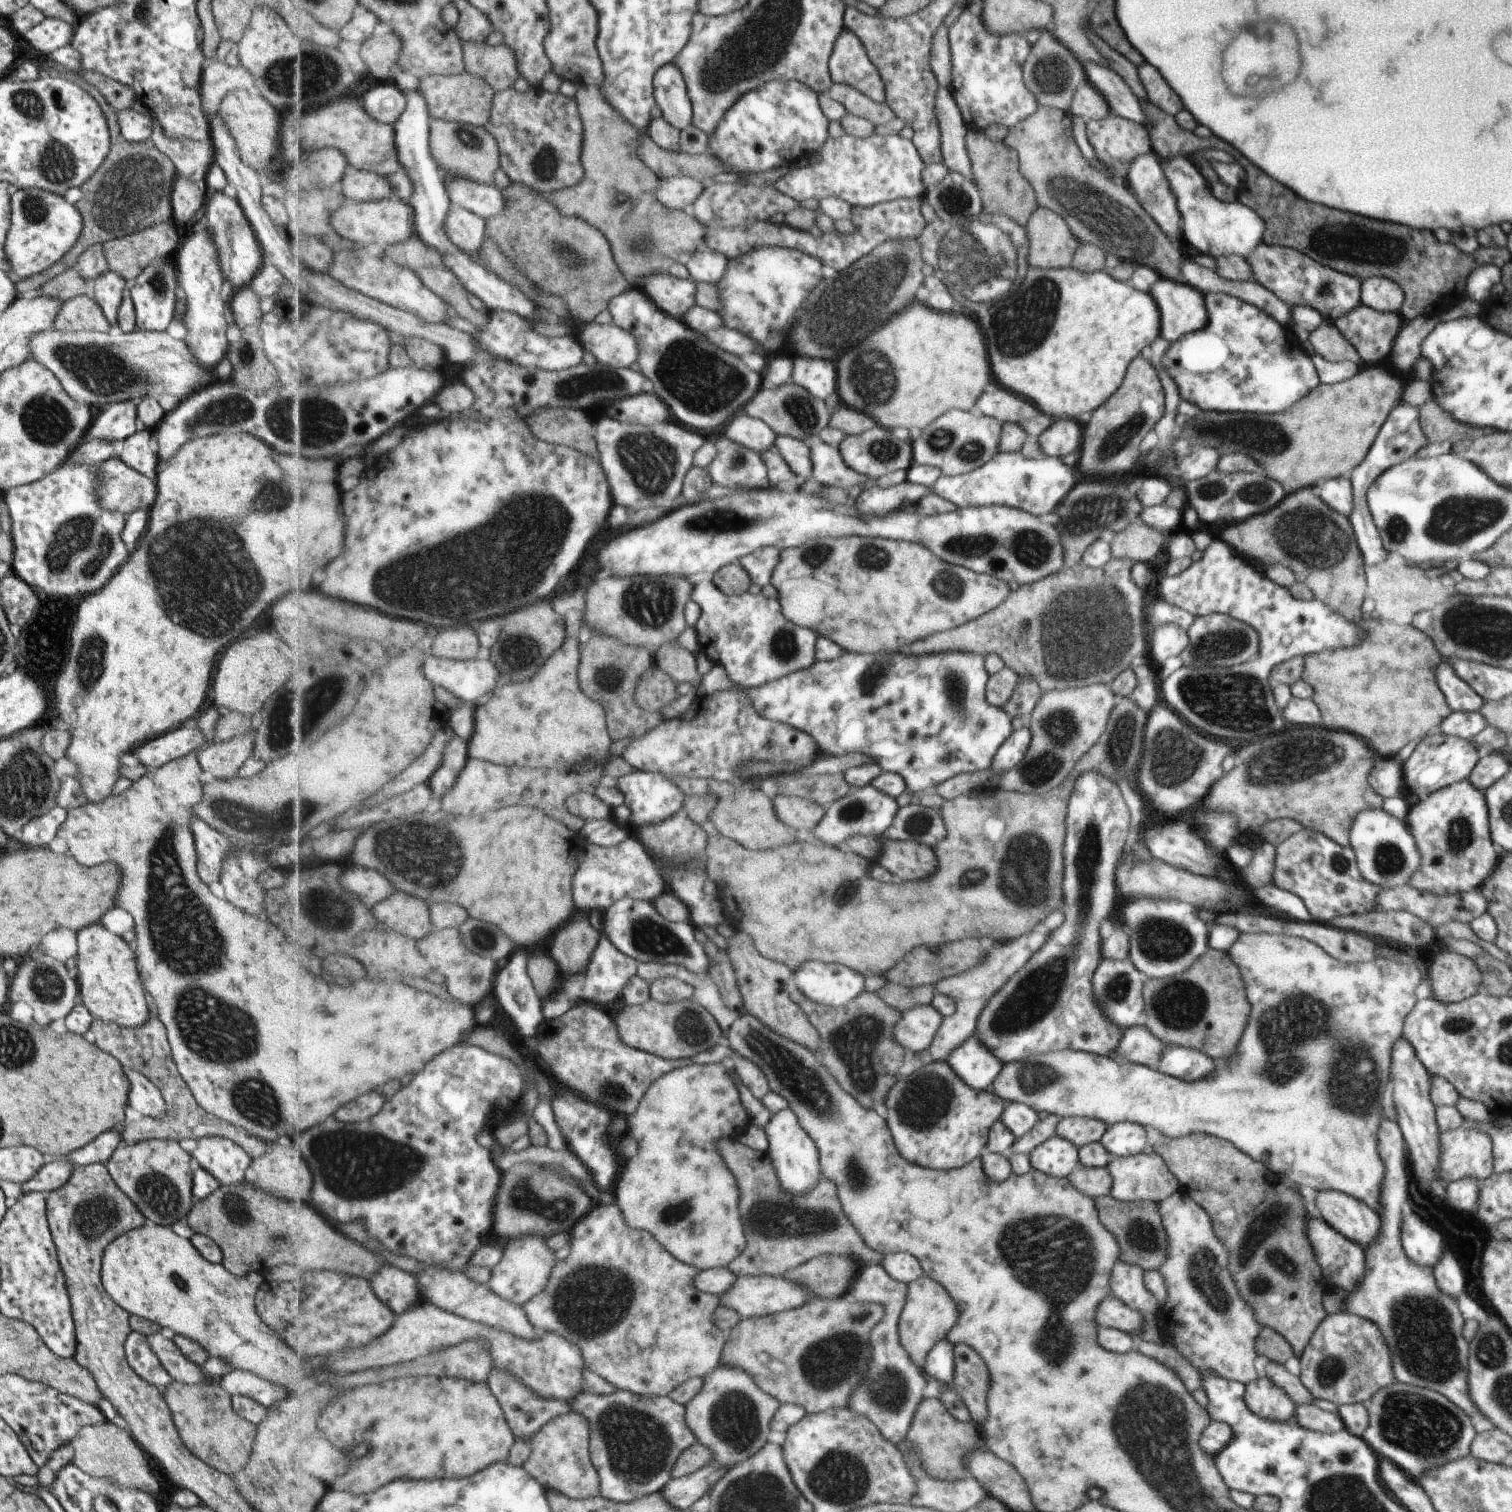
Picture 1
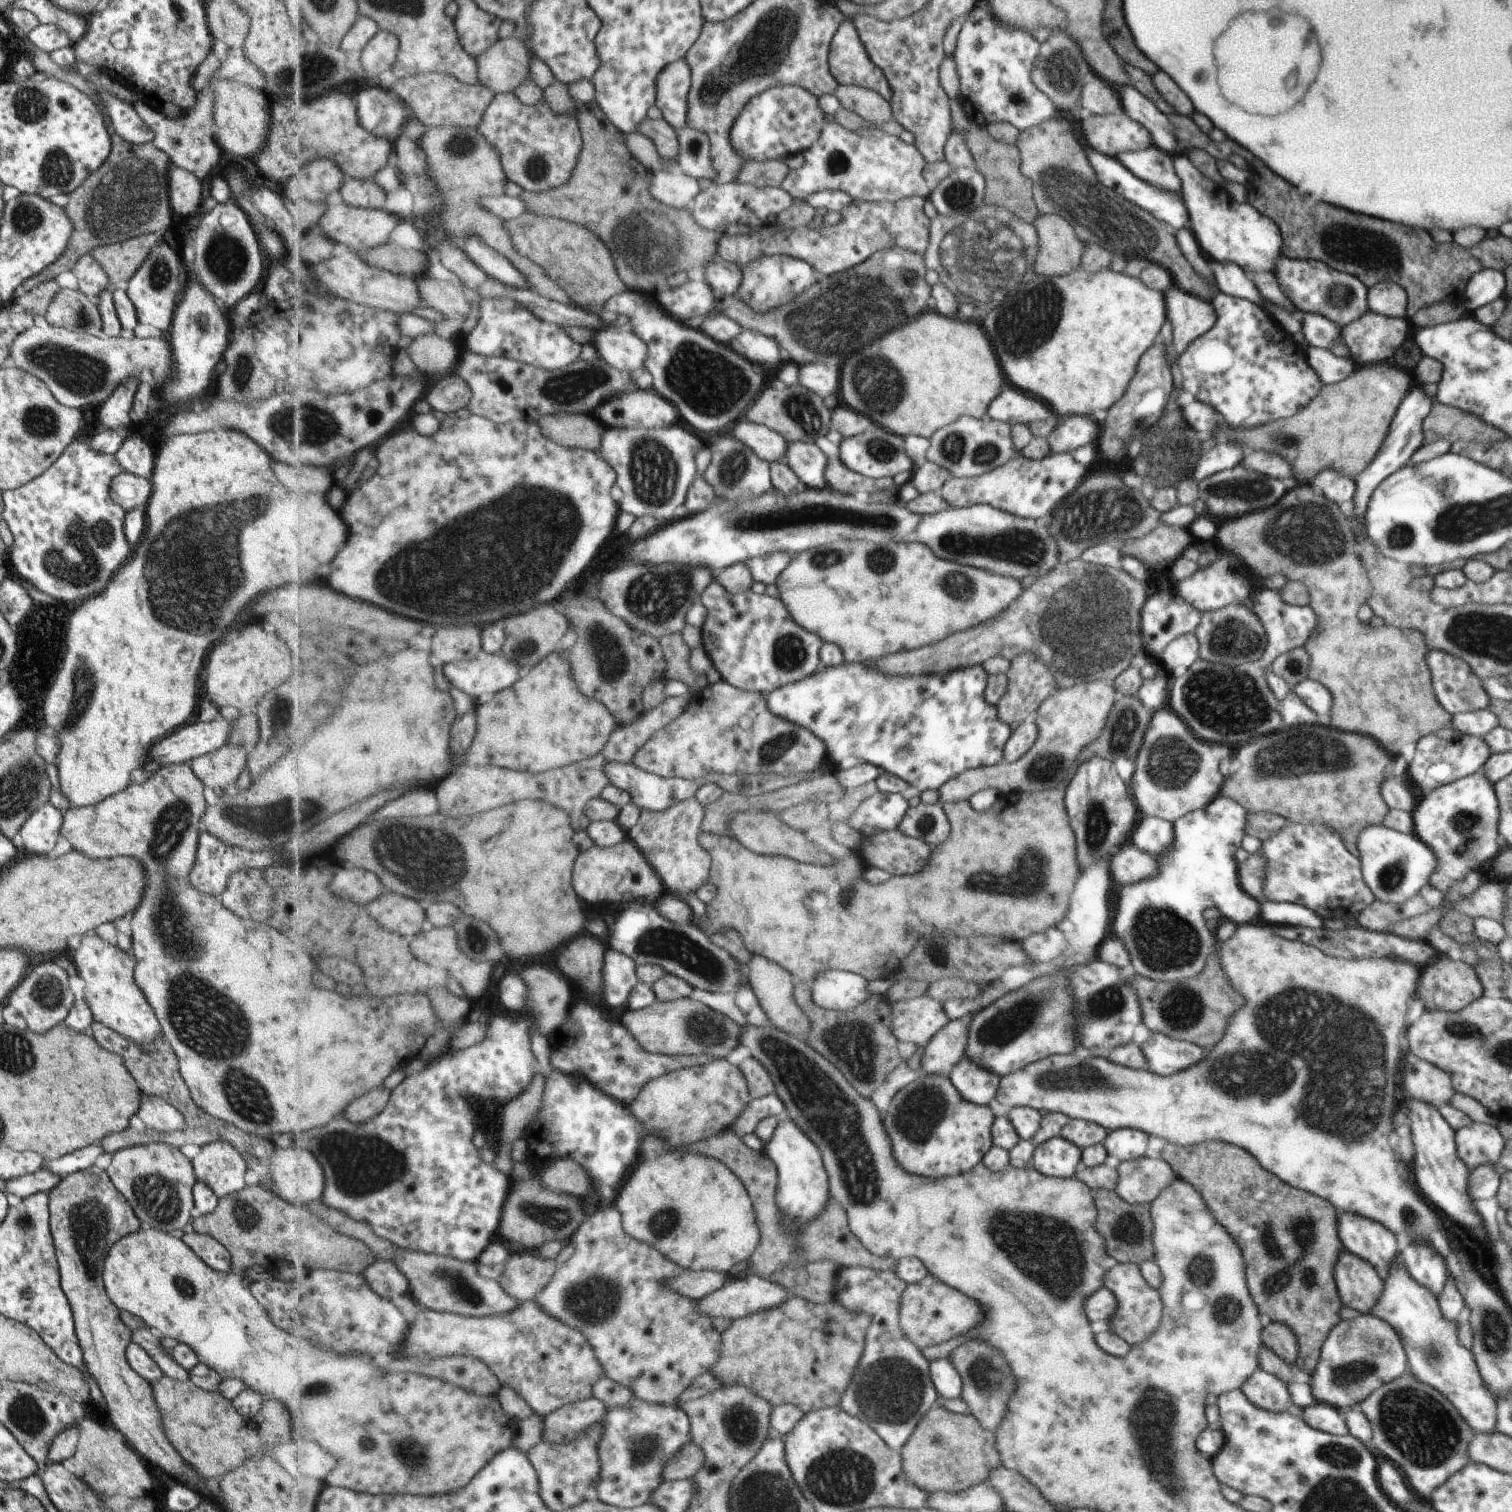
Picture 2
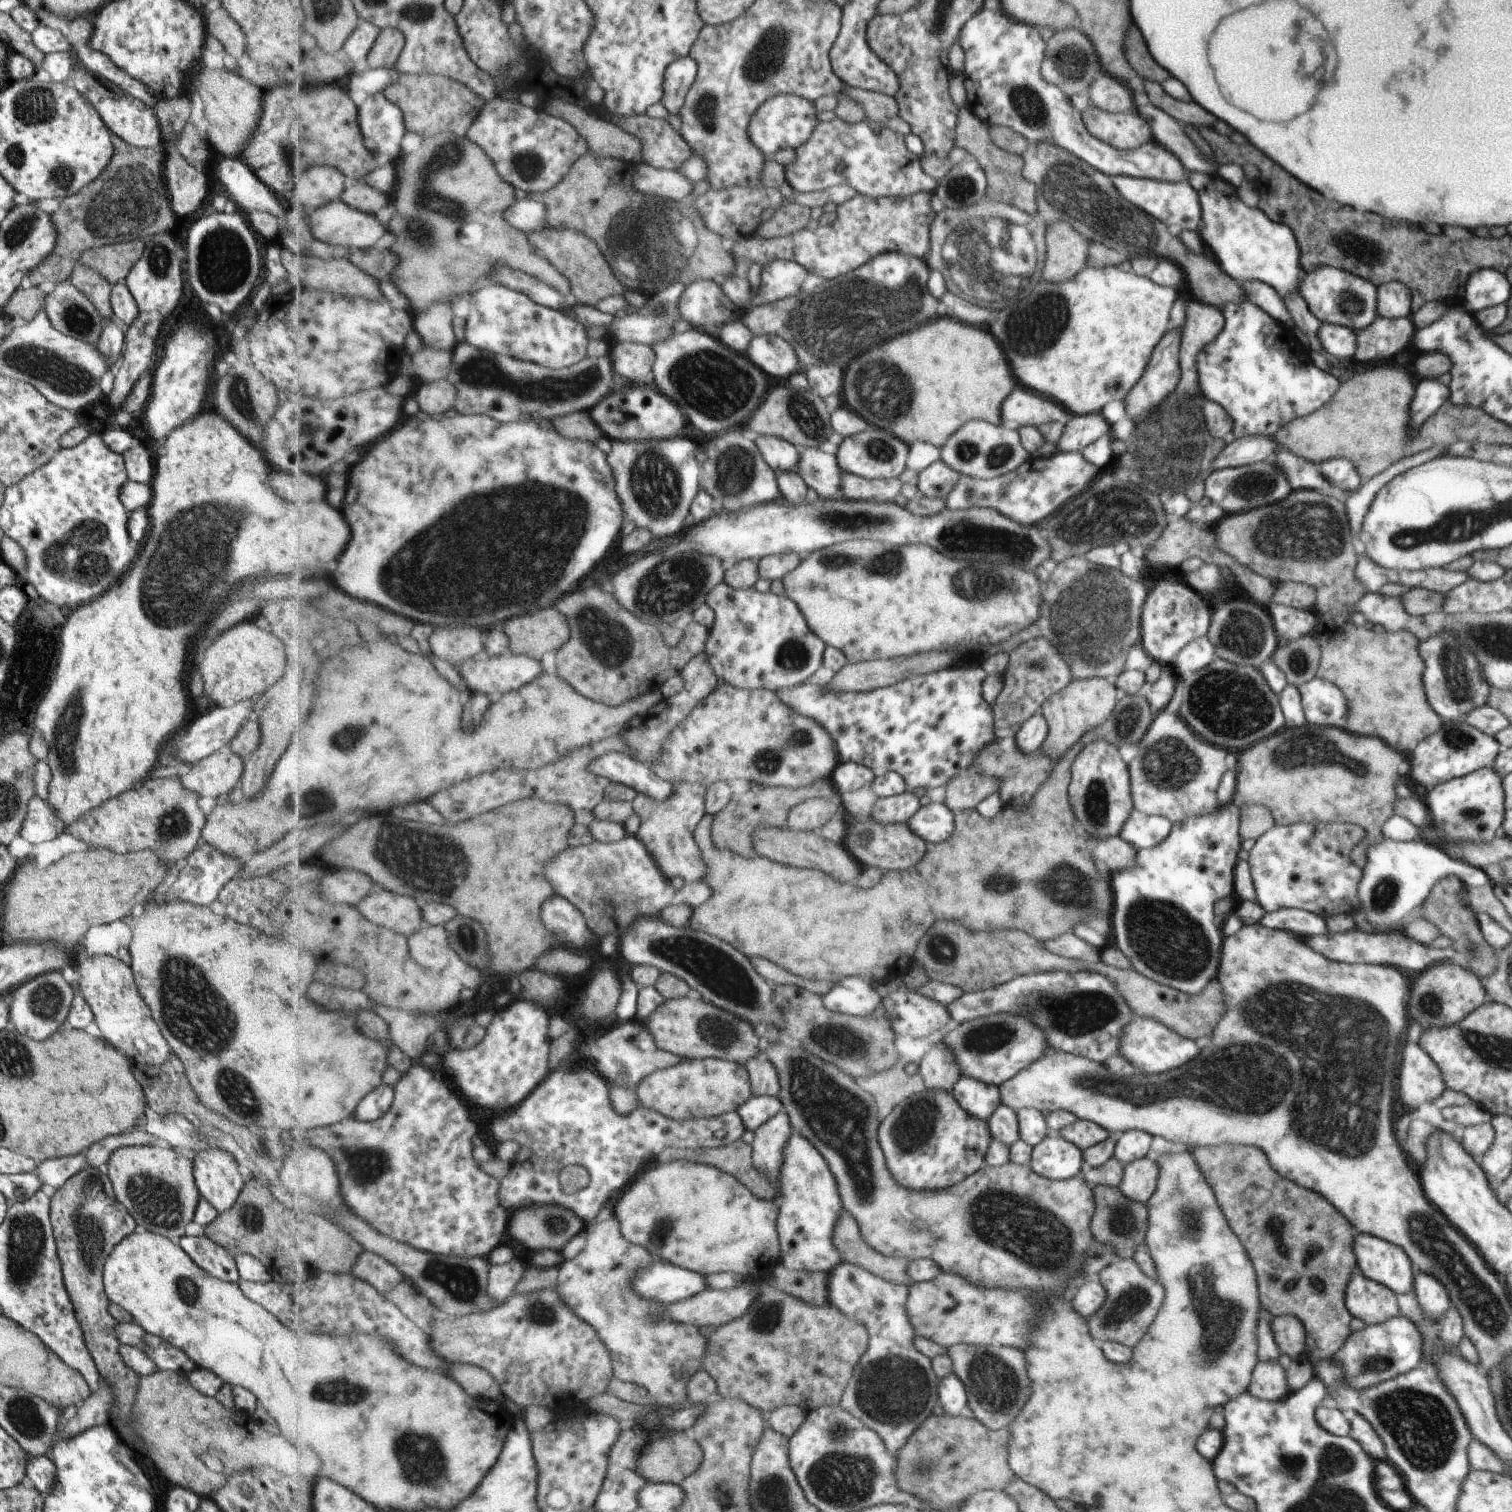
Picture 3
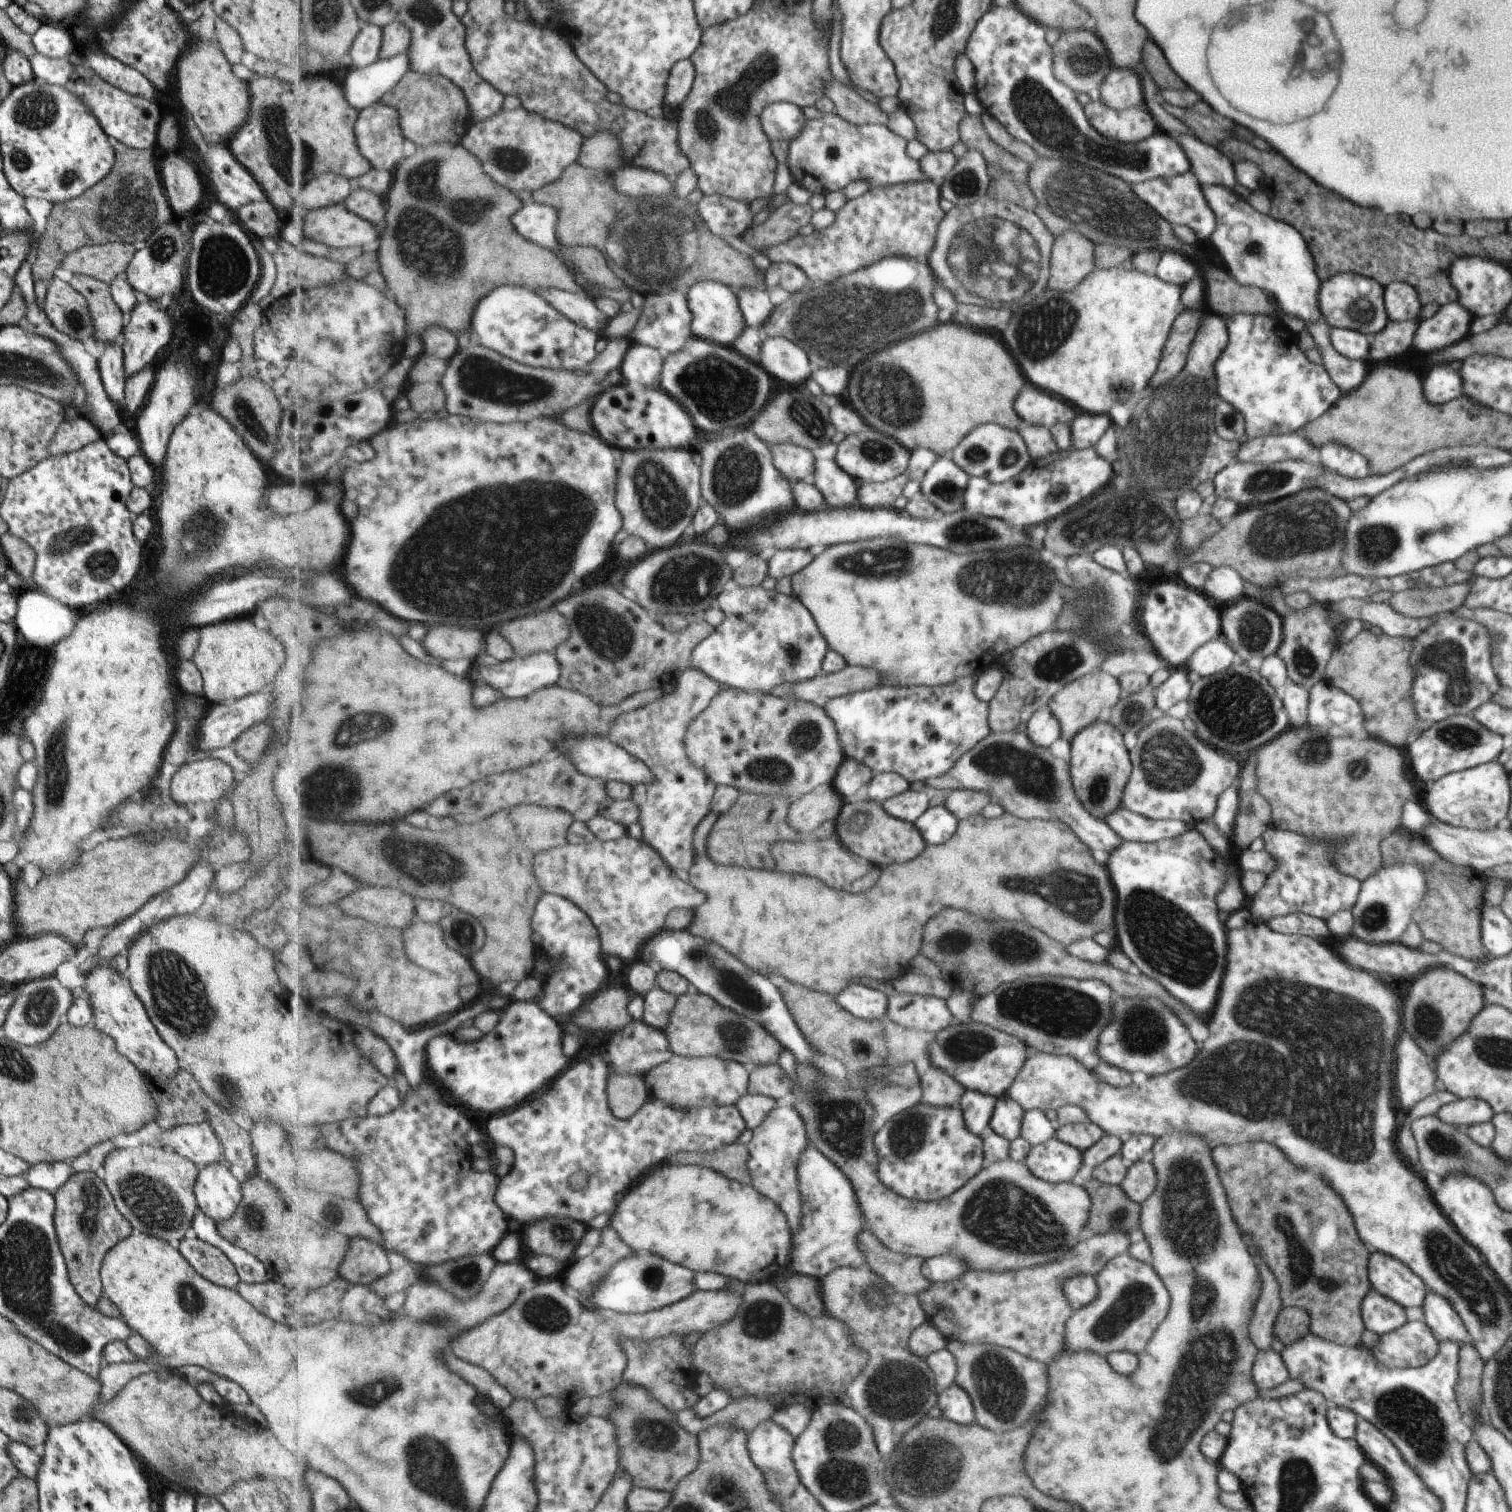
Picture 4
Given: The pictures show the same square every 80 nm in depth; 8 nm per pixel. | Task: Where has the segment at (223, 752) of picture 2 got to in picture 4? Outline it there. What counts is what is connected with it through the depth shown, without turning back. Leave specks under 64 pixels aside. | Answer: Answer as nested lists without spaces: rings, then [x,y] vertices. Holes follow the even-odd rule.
[[[217,758],[185,762],[170,778],[169,798],[181,806],[216,801],[231,794],[236,778],[230,764]]]

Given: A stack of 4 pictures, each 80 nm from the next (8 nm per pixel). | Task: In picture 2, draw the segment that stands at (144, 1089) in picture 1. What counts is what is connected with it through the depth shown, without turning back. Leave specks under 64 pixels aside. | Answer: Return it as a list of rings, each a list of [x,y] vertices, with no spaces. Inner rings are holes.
[[[141,1088],[138,1096],[140,1101],[134,1114],[135,1118],[139,1118],[144,1123],[145,1128],[165,1134],[184,1128],[184,1120],[180,1112],[161,1097],[148,1095],[145,1091],[141,1091]]]

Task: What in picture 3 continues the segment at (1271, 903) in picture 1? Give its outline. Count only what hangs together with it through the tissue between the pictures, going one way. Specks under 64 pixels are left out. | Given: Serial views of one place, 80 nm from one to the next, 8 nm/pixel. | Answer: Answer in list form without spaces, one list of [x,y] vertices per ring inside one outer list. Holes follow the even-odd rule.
[[[1295,908],[1269,912],[1261,918],[1261,924],[1265,924],[1269,929],[1279,928],[1284,932],[1291,932],[1294,936],[1319,936],[1327,931],[1324,918]]]

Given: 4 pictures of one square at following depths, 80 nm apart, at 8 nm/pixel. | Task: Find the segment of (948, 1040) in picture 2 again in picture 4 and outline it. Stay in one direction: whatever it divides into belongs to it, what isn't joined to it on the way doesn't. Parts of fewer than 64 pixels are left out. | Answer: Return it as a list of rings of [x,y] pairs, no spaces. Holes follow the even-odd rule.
[[[931,1065],[921,1073],[921,1078],[922,1084],[918,1094],[923,1104],[939,1106],[939,1108],[947,1108],[947,1106],[958,1108],[963,1088],[957,1084],[955,1078],[947,1076],[945,1070],[939,1070]]]

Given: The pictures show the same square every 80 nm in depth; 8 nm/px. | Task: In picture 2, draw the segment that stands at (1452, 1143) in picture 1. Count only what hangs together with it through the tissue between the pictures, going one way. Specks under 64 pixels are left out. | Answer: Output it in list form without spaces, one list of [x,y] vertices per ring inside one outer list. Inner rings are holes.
[[[1470,1123],[1455,1129],[1456,1155],[1469,1171],[1484,1165],[1495,1165],[1503,1146],[1503,1138],[1495,1127]]]

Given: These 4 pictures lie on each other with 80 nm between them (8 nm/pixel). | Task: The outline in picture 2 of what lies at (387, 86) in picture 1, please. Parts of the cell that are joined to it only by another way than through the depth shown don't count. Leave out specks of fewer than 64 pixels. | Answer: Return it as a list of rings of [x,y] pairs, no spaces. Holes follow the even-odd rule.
[[[380,87],[360,91],[357,103],[364,127],[394,142],[408,114],[405,104]]]

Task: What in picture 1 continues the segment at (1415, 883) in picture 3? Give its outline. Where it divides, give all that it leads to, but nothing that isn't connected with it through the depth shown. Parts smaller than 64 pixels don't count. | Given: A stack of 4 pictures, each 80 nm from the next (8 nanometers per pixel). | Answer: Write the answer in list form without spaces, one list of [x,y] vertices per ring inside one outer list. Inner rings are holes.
[[[1381,807],[1365,809],[1353,817],[1349,832],[1349,846],[1355,853],[1356,864],[1369,882],[1389,890],[1408,884],[1408,880],[1416,874],[1416,868],[1421,864],[1421,856],[1405,820],[1398,820]]]

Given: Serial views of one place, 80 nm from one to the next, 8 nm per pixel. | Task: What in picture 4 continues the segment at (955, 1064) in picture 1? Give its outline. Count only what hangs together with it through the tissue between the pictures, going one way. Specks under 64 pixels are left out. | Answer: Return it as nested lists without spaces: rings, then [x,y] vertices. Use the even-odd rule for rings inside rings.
[[[963,1089],[963,1094],[959,1098],[958,1109],[962,1113],[965,1128],[968,1128],[969,1132],[975,1136],[980,1136],[983,1128],[989,1124],[996,1100],[989,1094]]]

